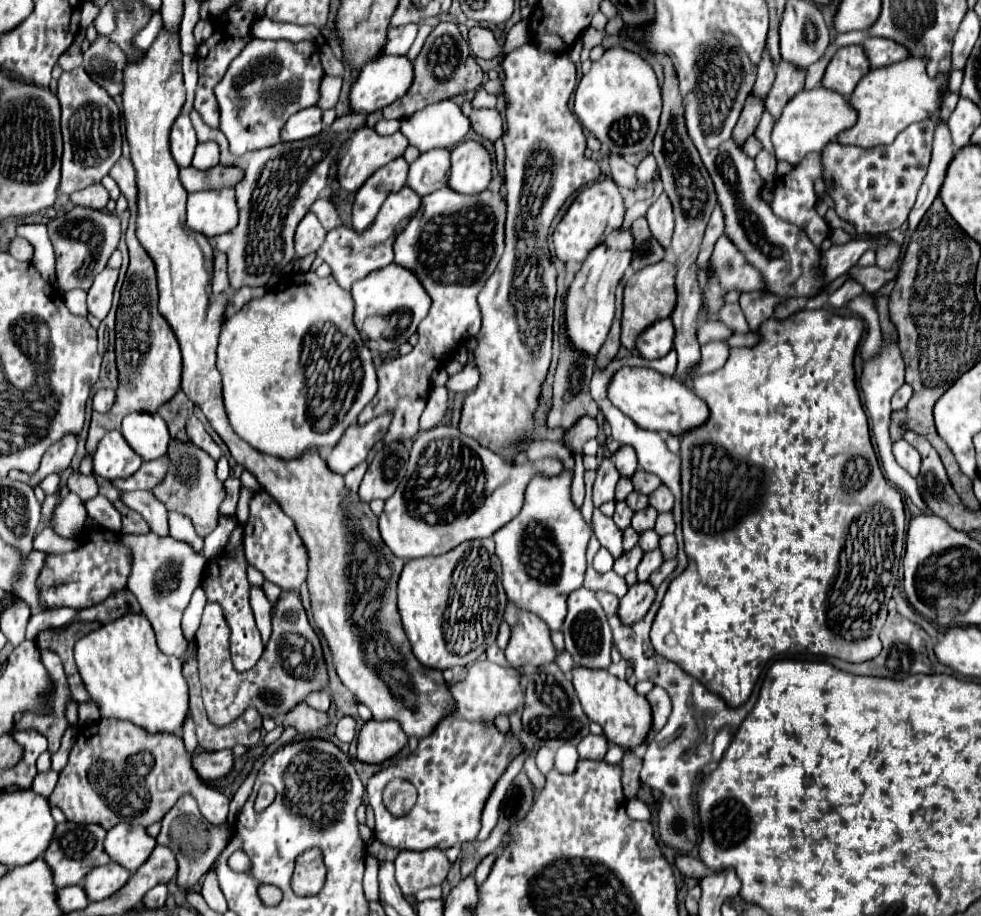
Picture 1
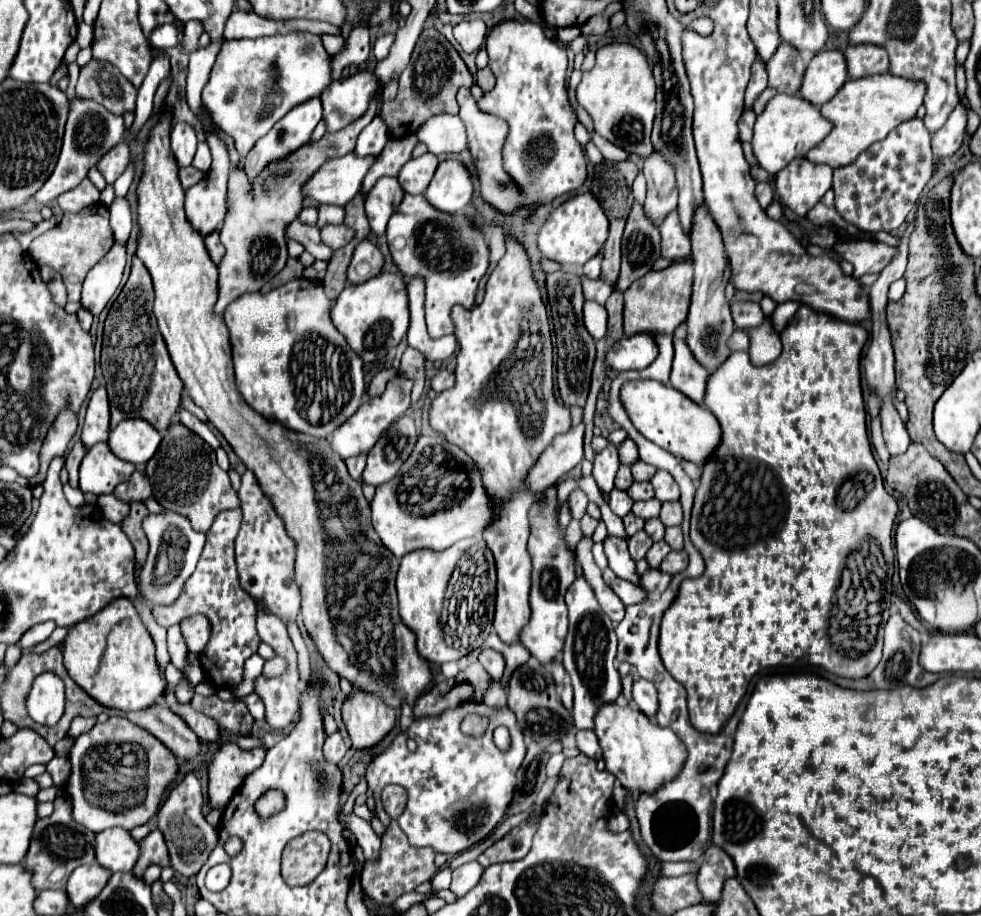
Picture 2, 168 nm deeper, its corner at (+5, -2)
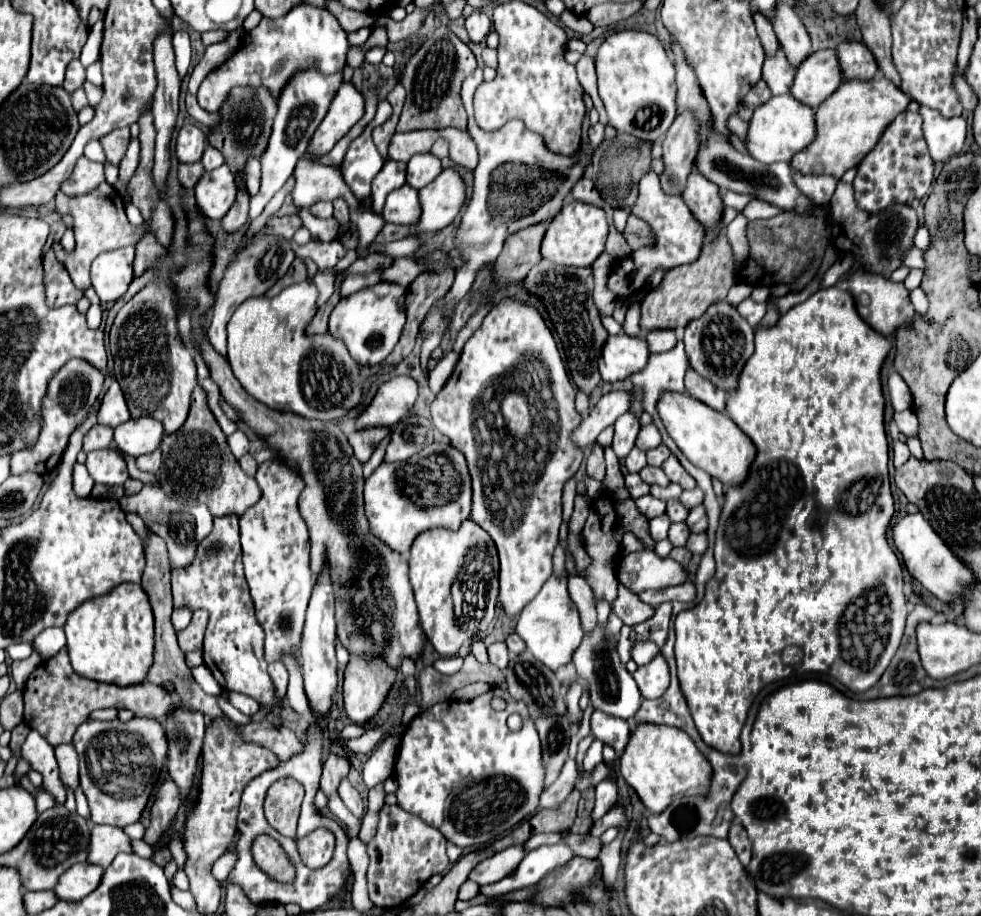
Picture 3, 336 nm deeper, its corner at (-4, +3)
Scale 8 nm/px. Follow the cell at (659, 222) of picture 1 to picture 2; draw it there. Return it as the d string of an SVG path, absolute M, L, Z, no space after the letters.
M657 153L645 159L643 175L647 179L647 197L643 203L645 215L653 225L661 225L665 215L677 207L677 185L673 167Z

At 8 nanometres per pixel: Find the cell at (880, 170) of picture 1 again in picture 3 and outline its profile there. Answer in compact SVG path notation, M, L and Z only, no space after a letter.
M902 112L890 124L890 130L882 134L878 146L858 164L858 174L854 178L856 202L860 208L870 214L878 214L892 202L912 204L916 198L924 198L930 192L934 162L928 154L924 134L922 134L922 116L914 112Z

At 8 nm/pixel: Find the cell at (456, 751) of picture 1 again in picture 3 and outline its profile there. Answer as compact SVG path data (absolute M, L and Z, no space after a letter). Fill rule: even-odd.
M492 688L472 702L462 700L446 700L436 706L420 712L406 728L400 740L398 760L396 760L396 780L400 784L396 796L398 804L412 814L418 814L426 824L436 826L448 842L468 848L468 846L486 846L494 842L494 838L502 838L514 830L520 822L530 818L538 810L538 800L544 790L544 766L542 766L542 746L530 718L526 704L514 698L508 698L508 690ZM500 696L508 702L506 710L498 712L490 706L492 698ZM518 712L524 720L520 732L510 732L506 726L506 718Z

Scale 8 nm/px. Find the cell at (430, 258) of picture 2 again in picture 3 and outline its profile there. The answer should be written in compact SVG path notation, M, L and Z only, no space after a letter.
M402 186L394 190L382 208L382 220L392 224L414 224L422 208L418 202L418 192L412 186Z

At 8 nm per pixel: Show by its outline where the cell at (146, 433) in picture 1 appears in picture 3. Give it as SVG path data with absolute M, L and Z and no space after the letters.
M150 416L130 418L114 428L114 442L120 452L140 456L158 448L162 442L164 428L158 420Z

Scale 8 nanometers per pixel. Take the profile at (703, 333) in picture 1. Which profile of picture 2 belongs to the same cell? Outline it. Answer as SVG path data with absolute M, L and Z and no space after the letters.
M769 317L763 321L763 327L745 330L751 339L749 345L749 357L753 365L767 365L781 353L781 341L779 335L773 331Z

